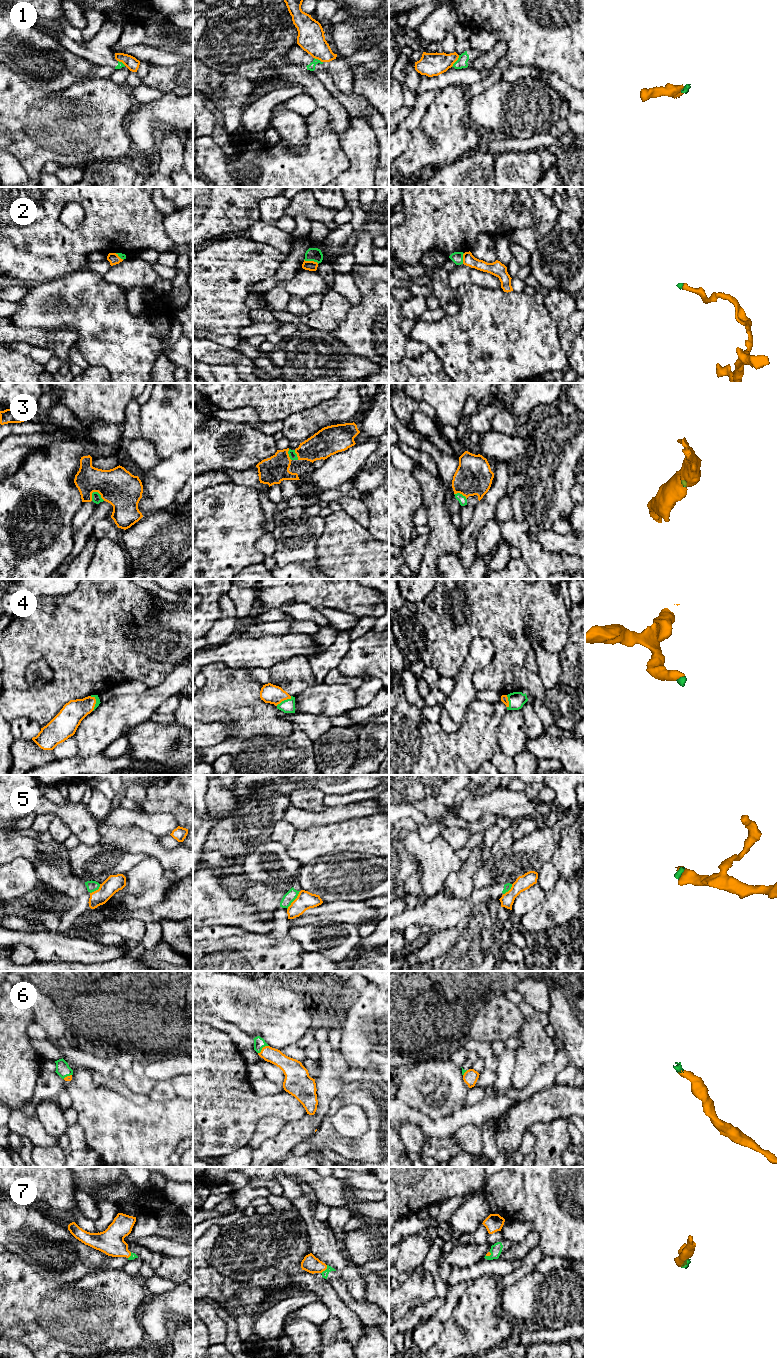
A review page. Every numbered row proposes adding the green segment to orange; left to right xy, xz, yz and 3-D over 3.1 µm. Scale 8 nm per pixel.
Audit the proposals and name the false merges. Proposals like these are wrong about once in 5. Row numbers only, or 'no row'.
1, 5

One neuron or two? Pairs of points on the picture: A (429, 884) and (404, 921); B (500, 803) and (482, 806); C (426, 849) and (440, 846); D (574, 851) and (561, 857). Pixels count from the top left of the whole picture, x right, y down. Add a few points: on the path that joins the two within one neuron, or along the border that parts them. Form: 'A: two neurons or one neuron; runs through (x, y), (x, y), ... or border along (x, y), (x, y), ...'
A: two neurons; border along (438, 892), (429, 898)
B: one neuron; runs through (496, 803), (486, 804)
C: one neuron; runs through (429, 849), (437, 849)
D: one neuron; runs through (571, 852), (564, 857)

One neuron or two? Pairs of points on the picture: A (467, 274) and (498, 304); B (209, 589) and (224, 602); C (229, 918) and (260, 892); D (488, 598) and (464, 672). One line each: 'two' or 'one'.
A: two
B: two
C: two
D: two

